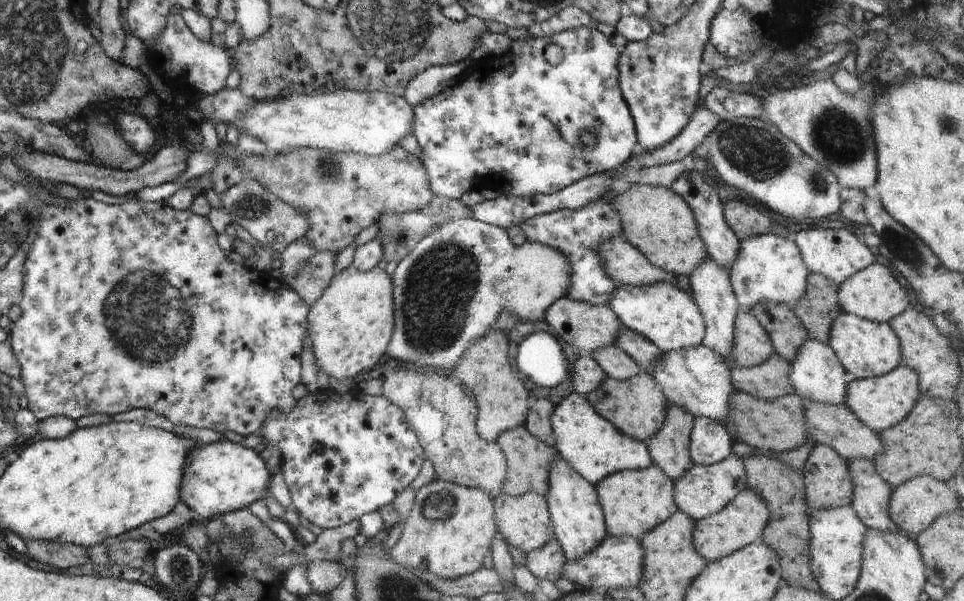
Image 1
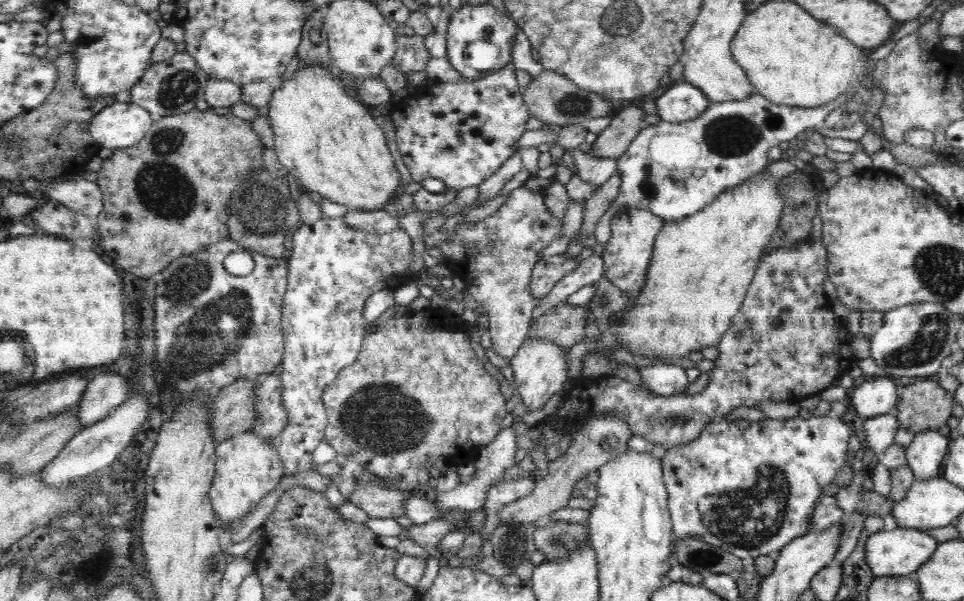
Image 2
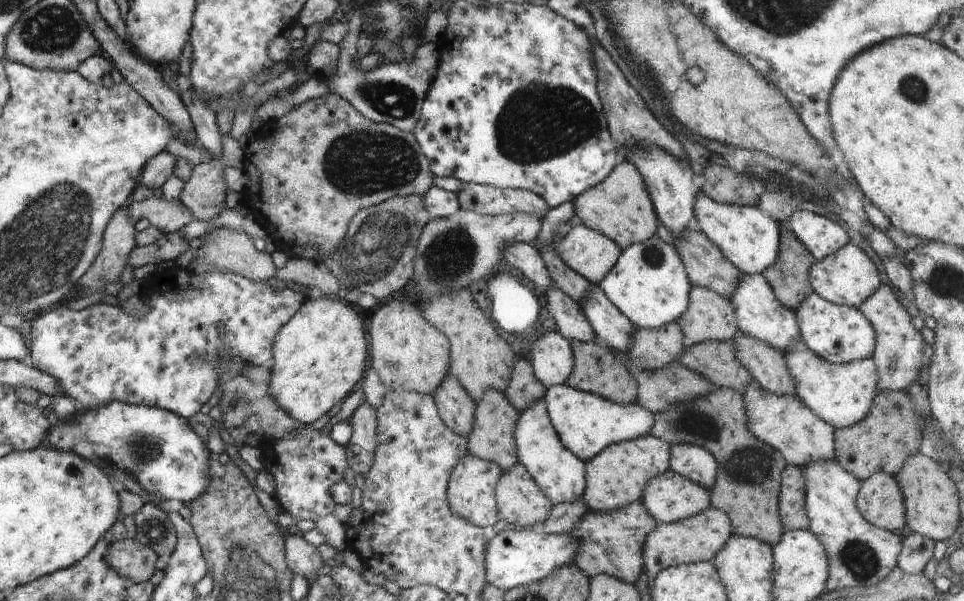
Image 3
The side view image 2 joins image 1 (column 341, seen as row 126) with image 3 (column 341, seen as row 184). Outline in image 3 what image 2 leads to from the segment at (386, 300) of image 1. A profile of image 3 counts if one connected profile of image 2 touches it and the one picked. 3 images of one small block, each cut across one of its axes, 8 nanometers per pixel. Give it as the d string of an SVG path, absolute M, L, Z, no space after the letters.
M316 295L315 297L308 298L304 301L298 312L294 313L294 316L280 328L278 334L274 337L273 342L273 365L271 370L271 377L269 380L268 390L272 395L272 399L275 400L276 404L288 415L294 419L297 423L302 425L312 426L322 416L326 416L330 408L338 402L343 402L352 392L354 392L366 374L366 352L368 350L368 336L366 332L367 321L360 318L354 311L354 308L349 306L349 303L337 297L326 297Z

